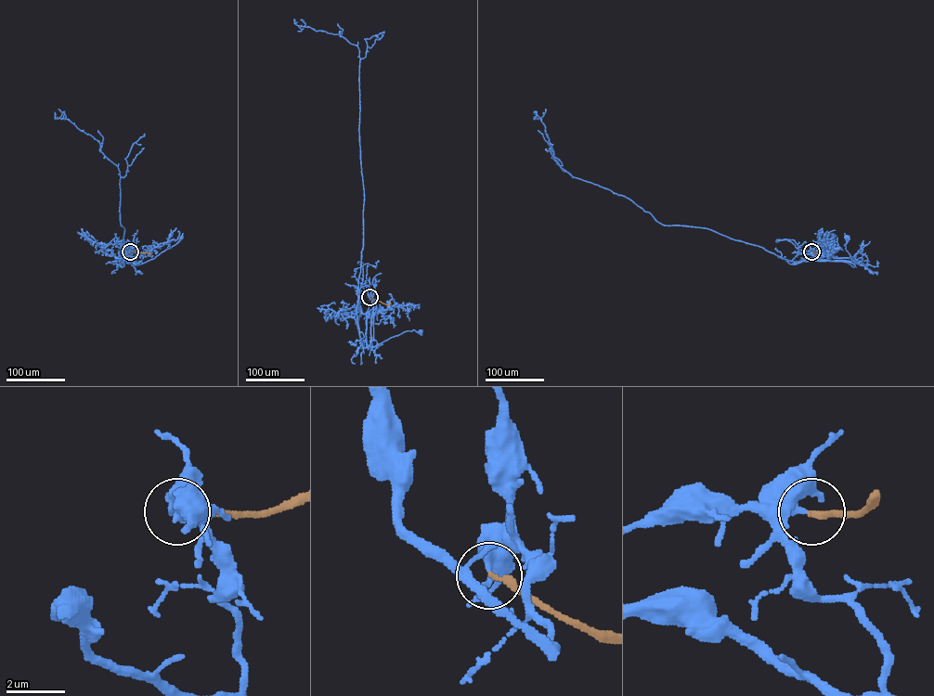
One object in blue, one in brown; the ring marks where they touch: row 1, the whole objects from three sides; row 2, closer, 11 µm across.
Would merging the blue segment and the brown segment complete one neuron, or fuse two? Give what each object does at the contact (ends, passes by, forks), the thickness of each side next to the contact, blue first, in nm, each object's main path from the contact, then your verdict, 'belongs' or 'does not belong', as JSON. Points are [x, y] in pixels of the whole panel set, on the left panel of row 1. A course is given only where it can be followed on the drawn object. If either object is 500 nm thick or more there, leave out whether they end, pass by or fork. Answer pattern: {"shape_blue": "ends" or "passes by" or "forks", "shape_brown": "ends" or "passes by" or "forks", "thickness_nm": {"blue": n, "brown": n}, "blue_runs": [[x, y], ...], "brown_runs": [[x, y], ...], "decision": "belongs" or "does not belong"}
{"shape_blue": "ends", "shape_brown": "ends", "thickness_nm": {"blue": 400, "brown": 200}, "blue_runs": [[130, 251], [133, 259], [130, 263], [142, 264], [175, 245], [181, 238]], "brown_runs": [[130, 251], [149, 252], [149, 254]], "decision": "does not belong"}

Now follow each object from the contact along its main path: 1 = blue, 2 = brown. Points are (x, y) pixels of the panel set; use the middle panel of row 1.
1: (369, 297), (372, 307), (371, 347), (406, 331), (421, 331)
2: (369, 297), (386, 304), (389, 302), (389, 305)

